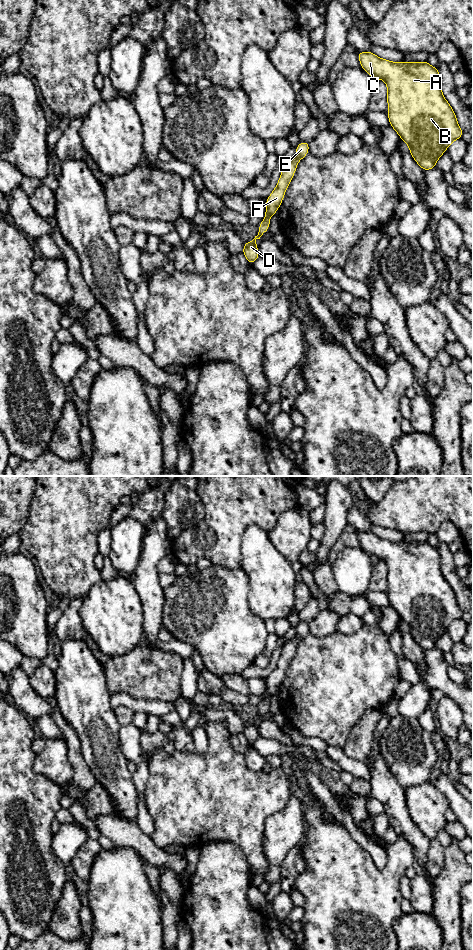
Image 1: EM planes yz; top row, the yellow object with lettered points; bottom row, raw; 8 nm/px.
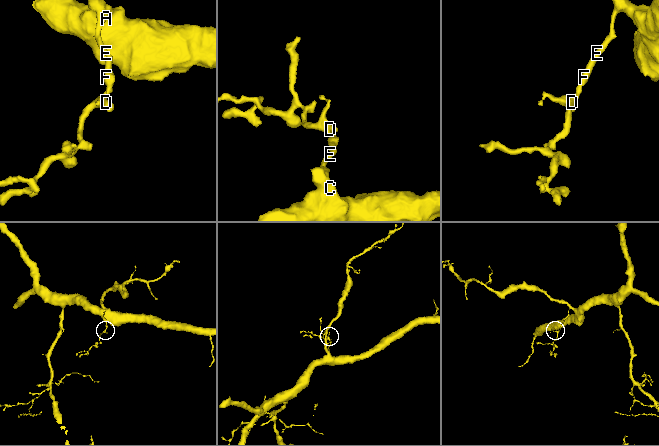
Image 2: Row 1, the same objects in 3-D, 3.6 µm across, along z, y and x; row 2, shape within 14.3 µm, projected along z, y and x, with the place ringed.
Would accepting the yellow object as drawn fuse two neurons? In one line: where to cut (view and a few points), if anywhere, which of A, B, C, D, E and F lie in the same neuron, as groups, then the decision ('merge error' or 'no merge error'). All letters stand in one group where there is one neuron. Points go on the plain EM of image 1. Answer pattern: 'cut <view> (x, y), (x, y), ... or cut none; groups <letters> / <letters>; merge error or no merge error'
cut none; groups A B C D E F; no merge error

